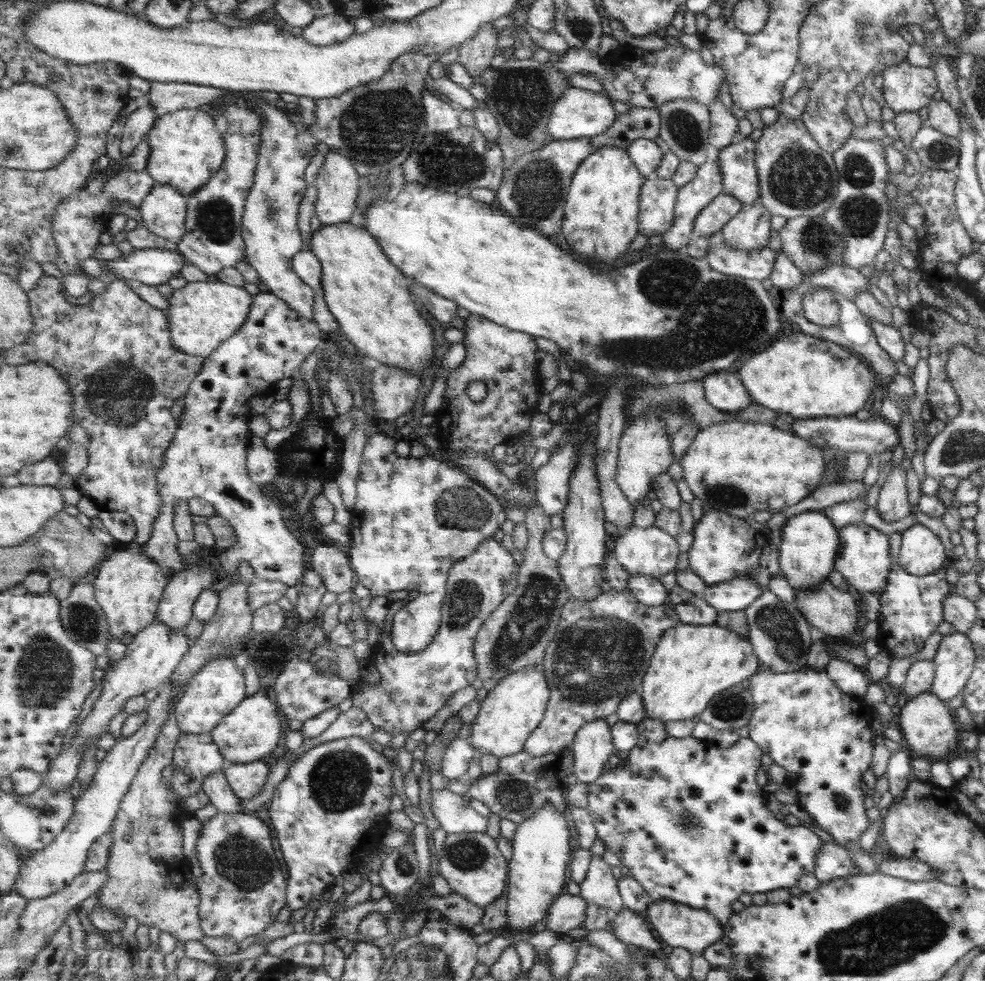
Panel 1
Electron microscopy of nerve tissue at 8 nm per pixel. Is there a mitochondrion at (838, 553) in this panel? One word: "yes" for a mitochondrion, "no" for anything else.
no

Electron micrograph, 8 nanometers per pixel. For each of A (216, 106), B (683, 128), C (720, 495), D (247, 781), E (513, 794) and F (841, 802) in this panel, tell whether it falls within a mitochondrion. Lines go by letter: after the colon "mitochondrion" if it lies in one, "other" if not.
A: other
B: mitochondrion
C: mitochondrion
D: other
E: mitochondrion
F: mitochondrion

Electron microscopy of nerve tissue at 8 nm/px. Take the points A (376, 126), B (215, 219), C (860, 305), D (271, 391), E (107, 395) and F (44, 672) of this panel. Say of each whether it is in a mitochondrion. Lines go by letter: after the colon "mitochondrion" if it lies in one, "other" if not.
A: mitochondrion
B: mitochondrion
C: other
D: other
E: mitochondrion
F: mitochondrion

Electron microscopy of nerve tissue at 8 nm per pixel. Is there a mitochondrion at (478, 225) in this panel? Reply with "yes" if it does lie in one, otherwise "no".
no

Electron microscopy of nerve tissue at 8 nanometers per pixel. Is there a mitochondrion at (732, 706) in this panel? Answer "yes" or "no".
yes

